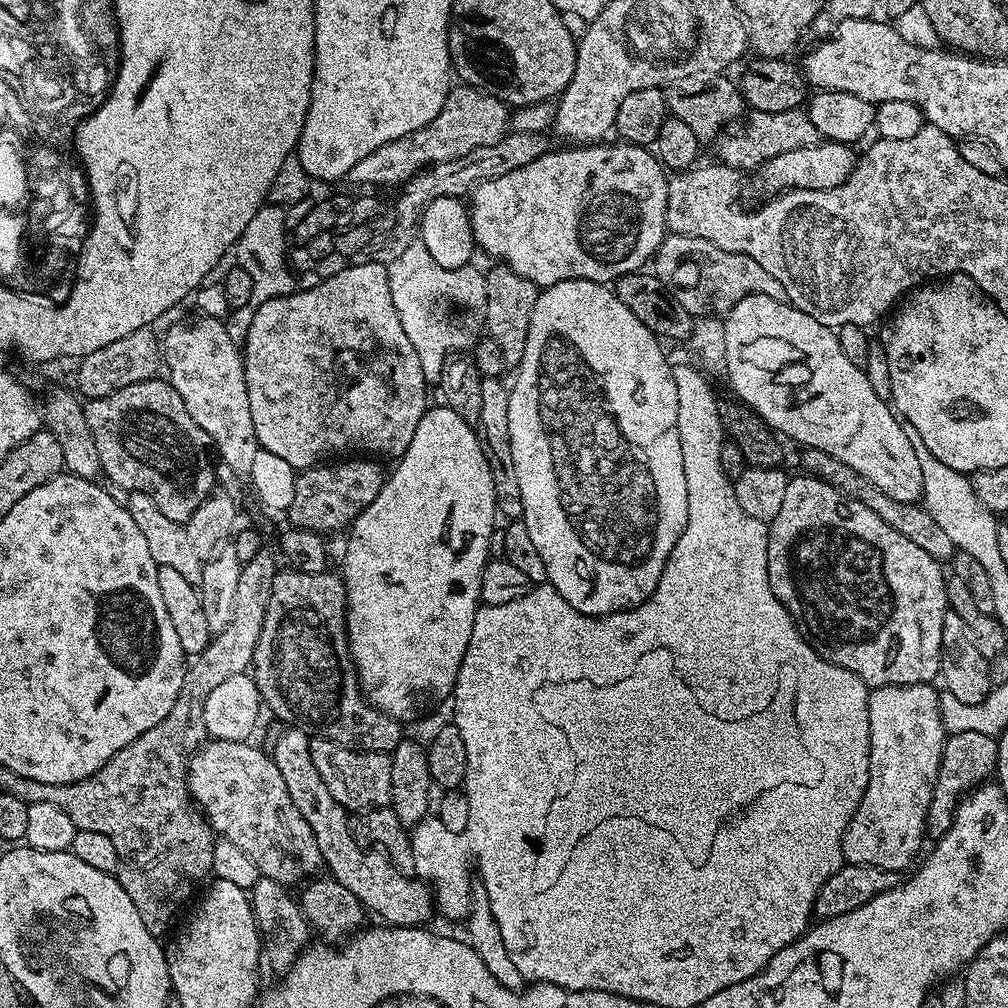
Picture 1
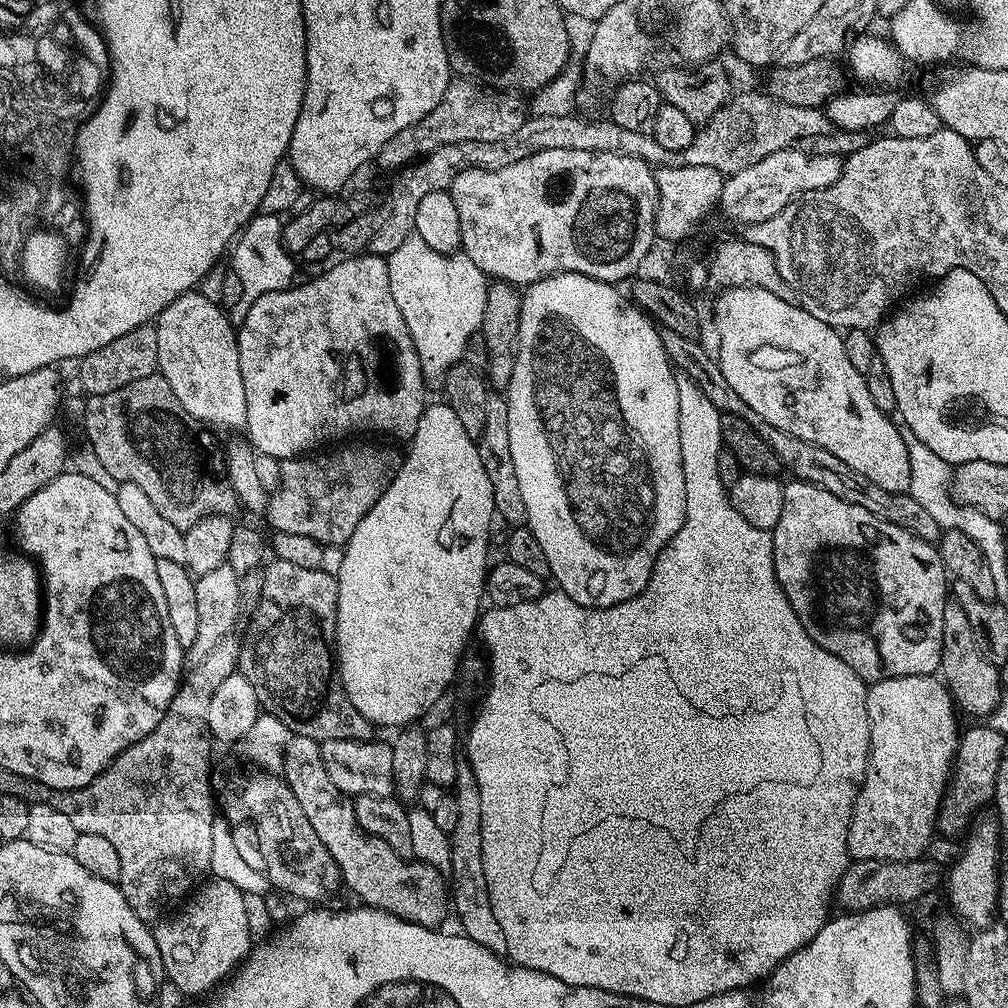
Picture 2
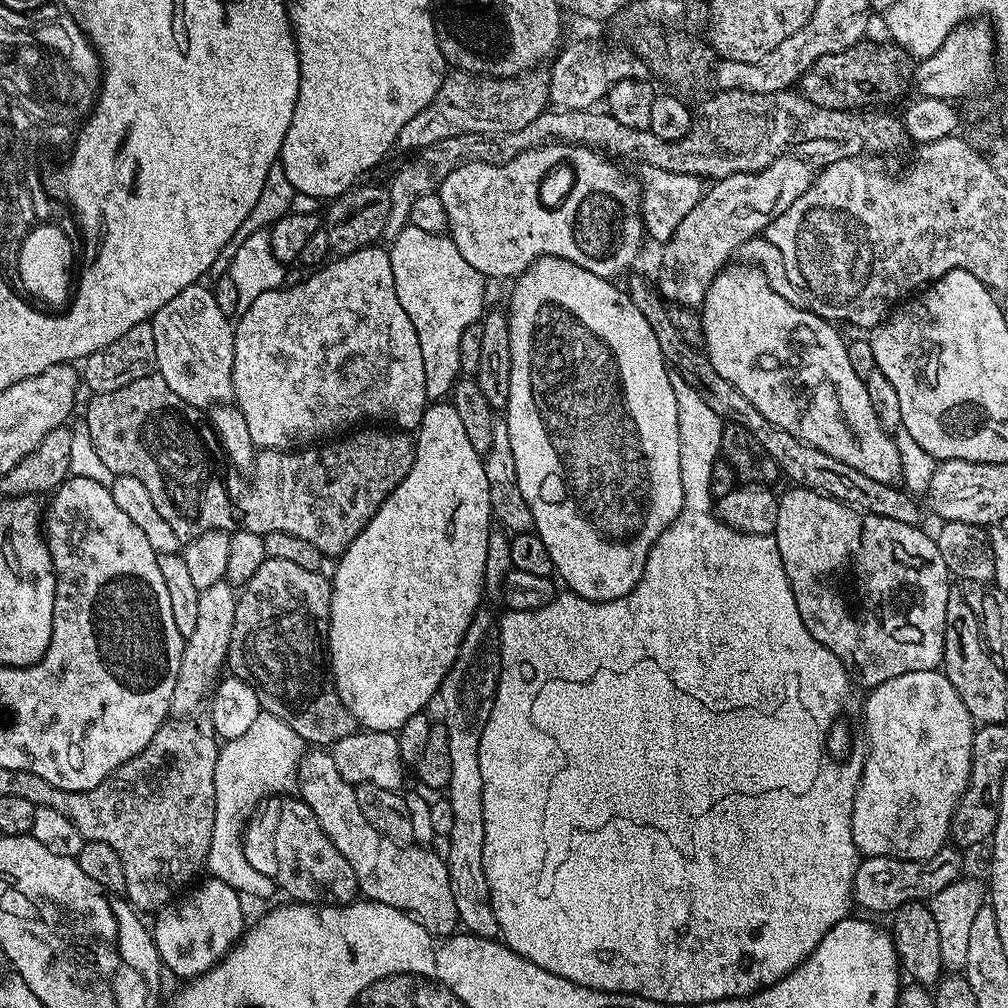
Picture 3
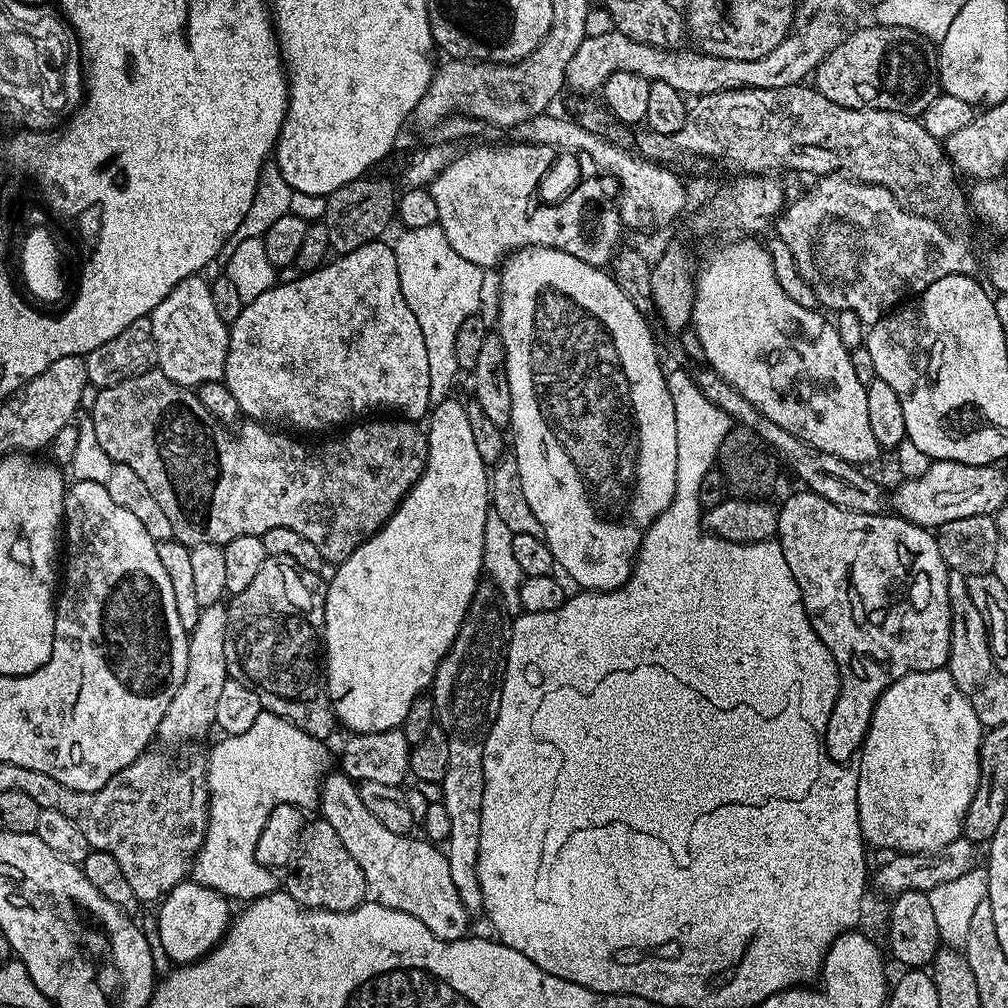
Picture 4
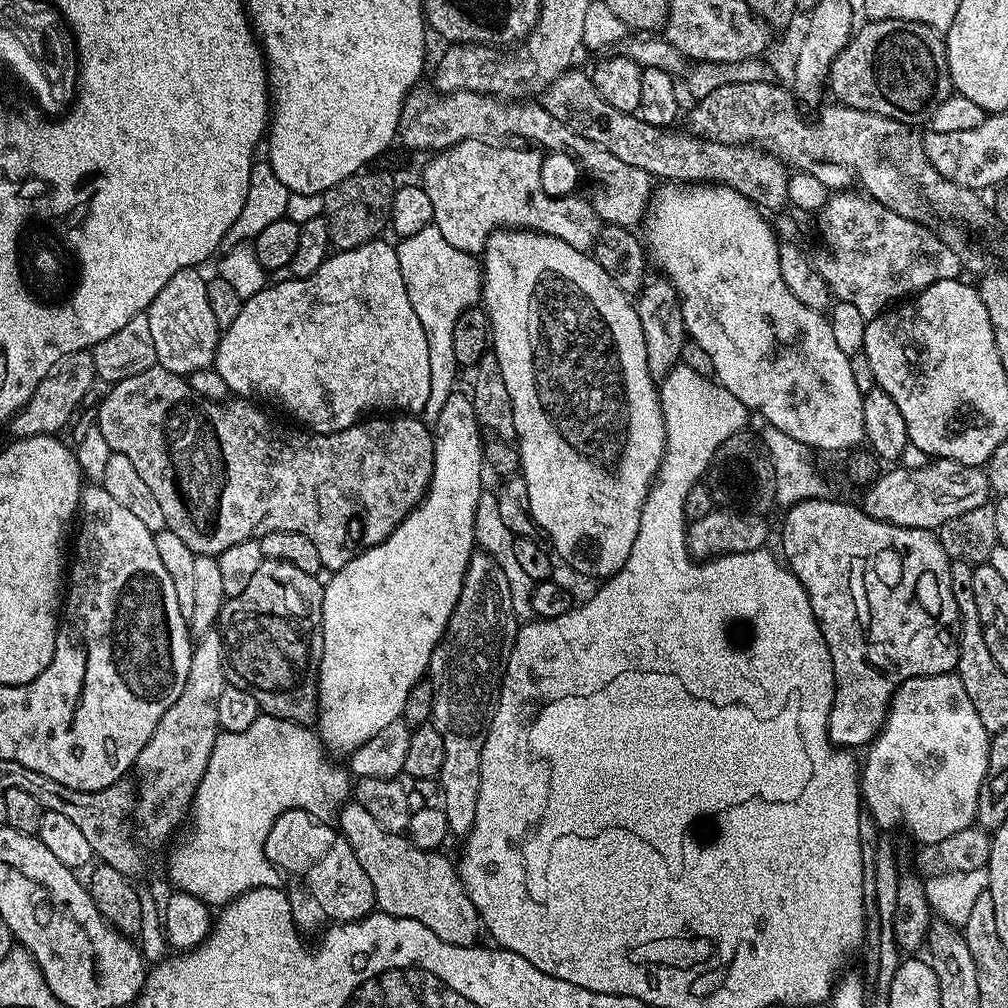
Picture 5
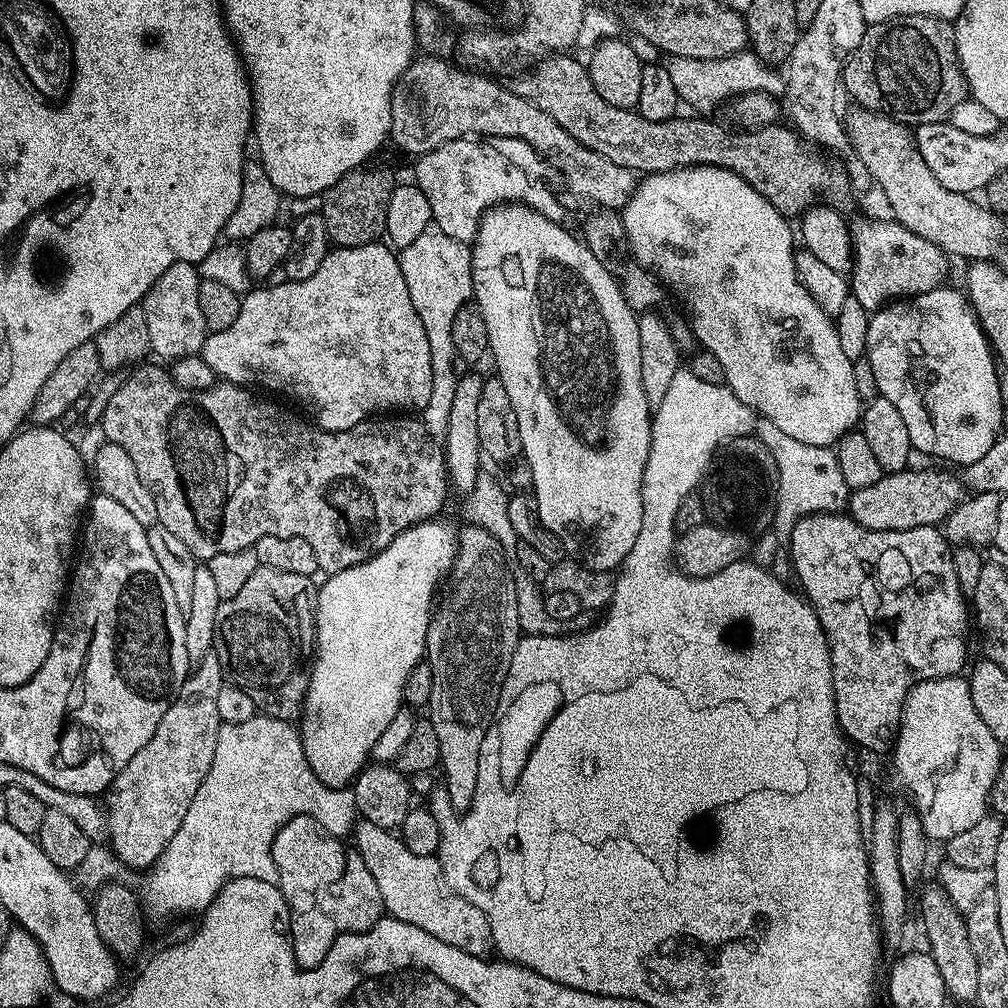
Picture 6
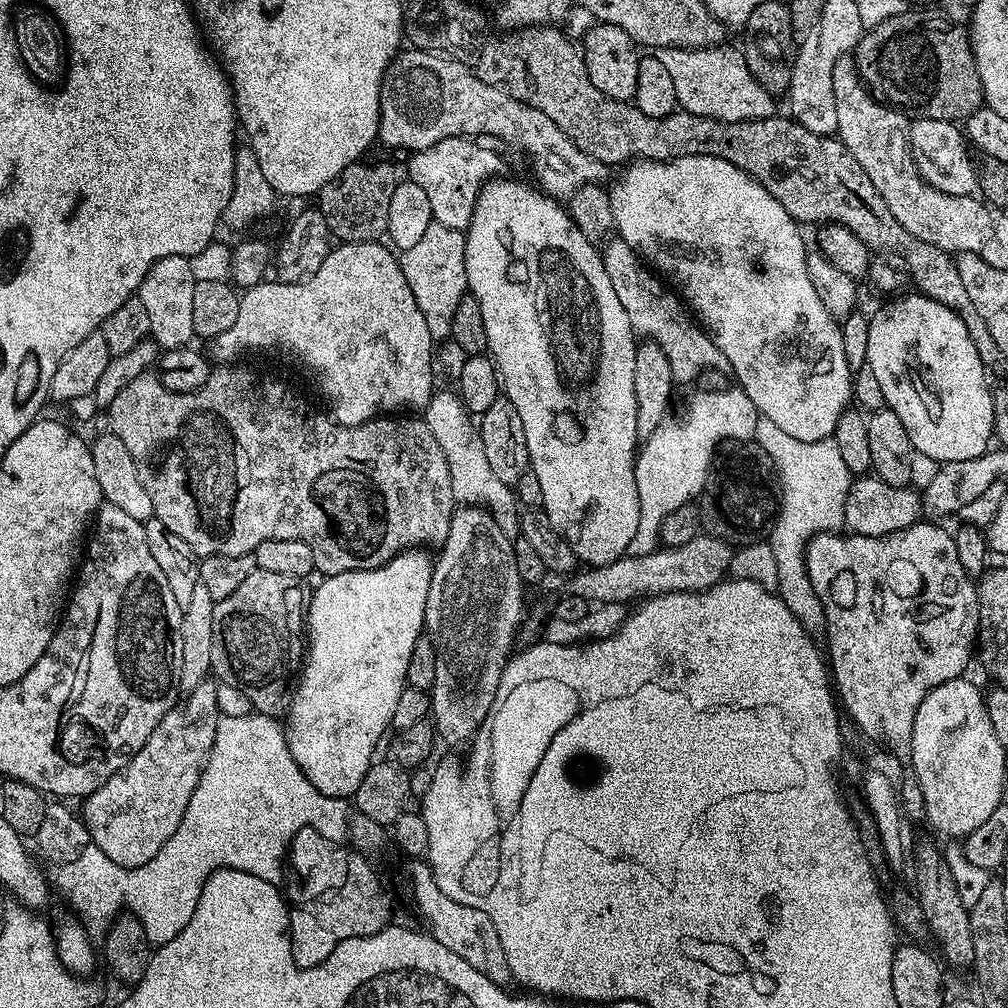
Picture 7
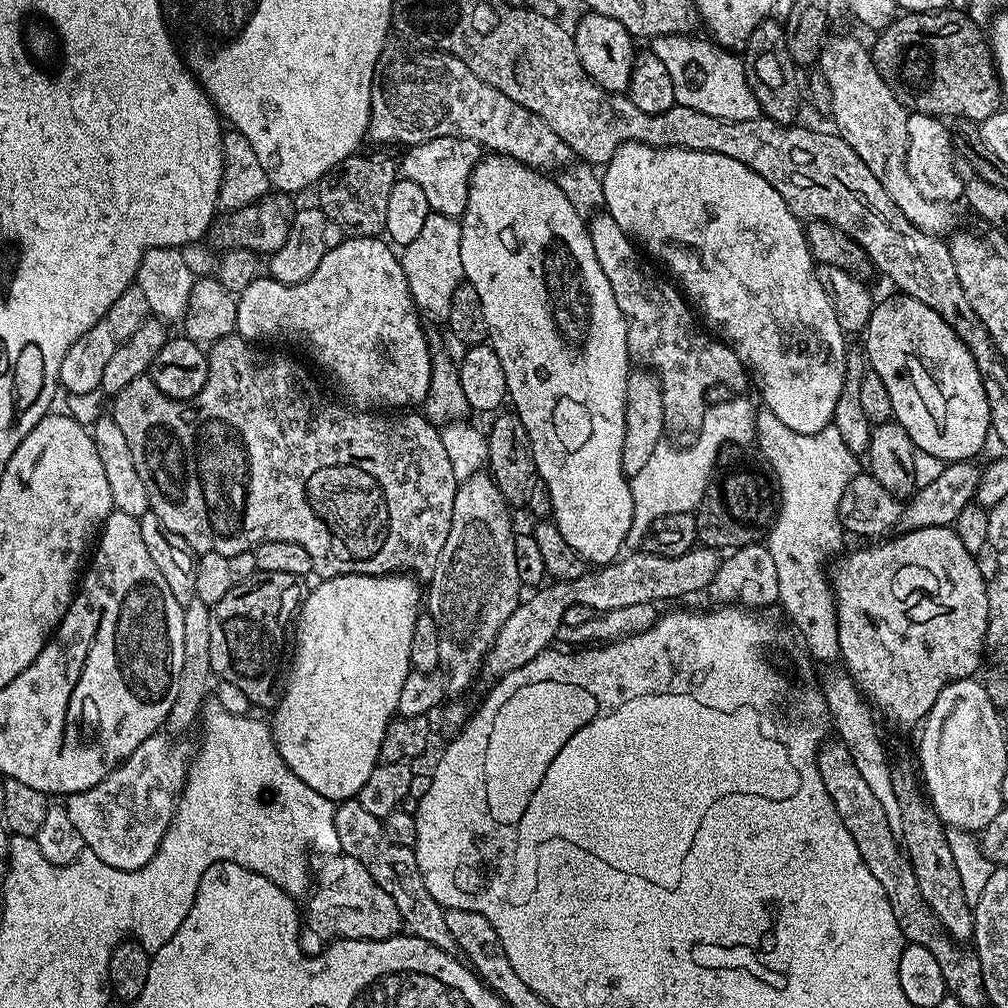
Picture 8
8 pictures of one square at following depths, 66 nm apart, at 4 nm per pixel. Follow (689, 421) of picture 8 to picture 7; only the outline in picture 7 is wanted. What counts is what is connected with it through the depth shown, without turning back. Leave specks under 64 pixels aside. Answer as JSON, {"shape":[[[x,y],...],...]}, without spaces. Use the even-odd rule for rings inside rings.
{"shape":[[[612,238],[603,245],[602,255],[606,266],[606,275],[610,278],[610,286],[614,286],[614,294],[618,294],[618,302],[622,302],[622,310],[630,318],[630,326],[637,337],[647,338],[651,343],[662,346],[662,354],[670,358],[670,370],[672,371],[673,381],[677,385],[691,385],[703,371],[711,368],[727,369],[728,359],[714,346],[714,342],[708,333],[700,327],[694,319],[691,311],[682,303],[679,295],[645,261],[640,259],[640,255],[626,242],[619,238]]]}

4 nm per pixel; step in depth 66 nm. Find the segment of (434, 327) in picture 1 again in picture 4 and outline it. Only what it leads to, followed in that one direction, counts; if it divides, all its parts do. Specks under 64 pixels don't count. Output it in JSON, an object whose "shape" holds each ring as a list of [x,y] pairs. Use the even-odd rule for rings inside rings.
{"shape":[[[437,223],[417,228],[404,228],[401,236],[394,240],[396,261],[398,262],[398,282],[402,282],[402,298],[414,310],[414,318],[418,318],[418,326],[422,330],[422,338],[426,338],[426,358],[430,361],[430,398],[433,402],[447,400],[453,395],[452,387],[456,384],[456,375],[461,375],[458,366],[458,353],[454,350],[454,342],[458,339],[458,326],[466,322],[466,318],[477,315],[480,309],[480,295],[484,292],[485,269],[474,262],[466,262],[450,242],[446,242],[446,234],[442,234]]]}

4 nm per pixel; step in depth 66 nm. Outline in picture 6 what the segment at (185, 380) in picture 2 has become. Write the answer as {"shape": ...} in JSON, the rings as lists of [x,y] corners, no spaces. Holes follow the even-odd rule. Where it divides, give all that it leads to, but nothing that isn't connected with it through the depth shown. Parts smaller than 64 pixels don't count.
{"shape":[[[174,262],[174,266],[170,266],[170,270],[166,270],[166,274],[162,274],[162,278],[158,278],[158,282],[154,282],[152,289],[144,295],[142,307],[146,314],[146,326],[150,329],[150,346],[155,355],[161,356],[161,361],[173,362],[187,356],[195,356],[203,349],[209,330],[206,320],[202,318],[202,310],[198,307],[198,286],[201,279],[197,265]]]}

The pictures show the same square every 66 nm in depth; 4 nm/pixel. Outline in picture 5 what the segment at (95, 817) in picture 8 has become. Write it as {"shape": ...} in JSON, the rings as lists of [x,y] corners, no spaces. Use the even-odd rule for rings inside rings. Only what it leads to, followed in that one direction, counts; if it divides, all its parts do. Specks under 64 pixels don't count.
{"shape":[[[211,630],[202,634],[192,645],[190,658],[190,674],[186,678],[186,686],[182,686],[182,694],[178,694],[178,702],[162,714],[162,722],[154,730],[150,742],[142,746],[142,754],[138,754],[134,765],[134,776],[140,779],[138,795],[134,800],[134,828],[141,841],[149,840],[156,844],[170,835],[180,818],[189,811],[192,800],[196,796],[198,786],[202,782],[202,774],[206,774],[206,766],[210,762],[210,754],[214,750],[216,737],[222,729],[218,722],[218,697],[226,687],[224,679],[224,643],[219,631]]]}

